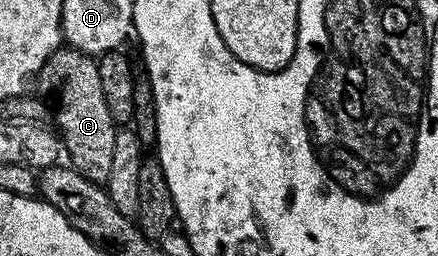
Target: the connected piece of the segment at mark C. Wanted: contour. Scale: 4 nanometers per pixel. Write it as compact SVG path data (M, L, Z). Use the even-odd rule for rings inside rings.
M58 47L46 59L40 76L65 77L57 93L56 128L67 157L69 153L68 164L89 181L108 182L111 163L115 159L115 139L119 125L114 121L111 111L107 111L107 99L103 99L103 83L99 80L96 60L77 48Z

